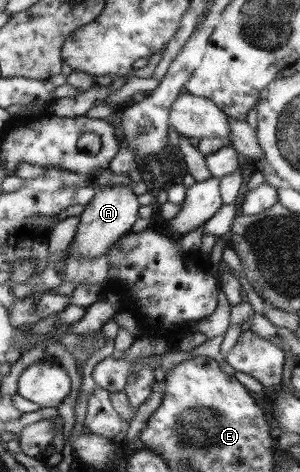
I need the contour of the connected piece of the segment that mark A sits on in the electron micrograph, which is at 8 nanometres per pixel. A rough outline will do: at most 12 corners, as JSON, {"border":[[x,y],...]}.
{"border":[[104,186],[79,214],[72,240],[84,260],[131,231],[136,195]]}

